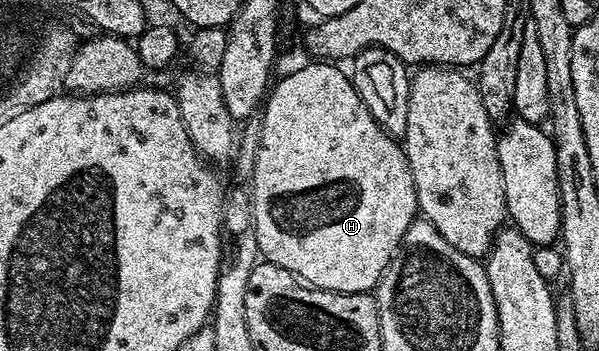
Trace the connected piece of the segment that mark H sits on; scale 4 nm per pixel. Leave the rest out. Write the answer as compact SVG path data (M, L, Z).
M316 61L288 73L280 82L277 80L271 86L266 100L262 105L260 117L260 146L254 163L254 175L250 192L252 194L252 229L254 230L254 244L259 256L267 264L277 265L290 271L301 281L314 289L329 289L335 293L366 293L375 290L380 284L380 276L388 268L389 261L396 255L400 241L406 231L418 217L416 204L416 188L410 171L410 163L406 159L401 142L392 137L370 115L370 111L362 103L358 91L352 86L351 76L344 73L339 64L327 61Z

